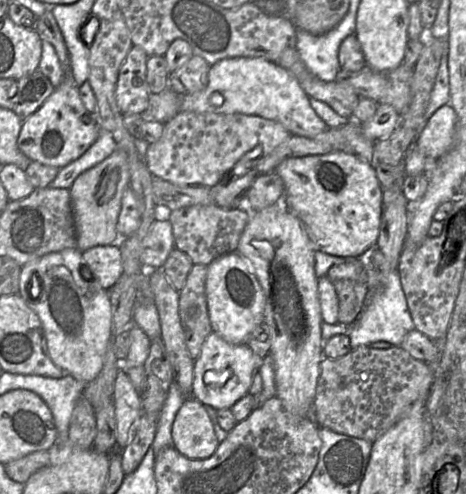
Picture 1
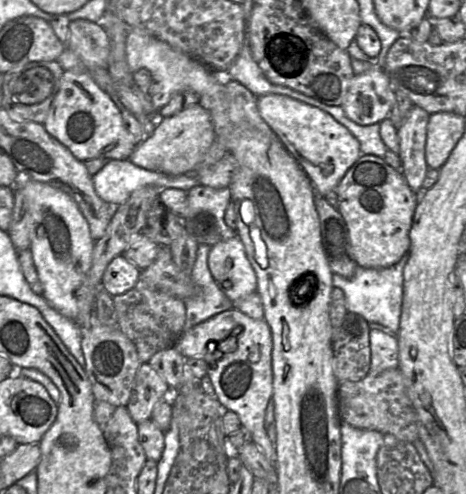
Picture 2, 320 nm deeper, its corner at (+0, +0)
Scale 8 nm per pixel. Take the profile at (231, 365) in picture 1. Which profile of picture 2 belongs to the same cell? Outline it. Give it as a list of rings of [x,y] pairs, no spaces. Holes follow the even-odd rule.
[[[232,307],[182,333],[174,348],[186,359],[202,358],[207,364],[216,398],[226,410],[235,412],[257,447],[275,468],[277,456],[275,446],[269,439],[265,428],[265,412],[273,395],[272,335],[264,319],[253,319]],[[230,337],[236,338],[234,351],[222,352],[217,348],[219,342]]]

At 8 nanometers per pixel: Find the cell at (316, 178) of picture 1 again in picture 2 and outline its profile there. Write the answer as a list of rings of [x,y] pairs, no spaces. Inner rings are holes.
[[[362,154],[347,171],[335,189],[338,211],[343,216],[349,232],[353,258],[358,266],[384,269],[398,263],[410,249],[410,229],[418,201],[429,189],[421,188],[417,193],[408,185],[401,172],[388,165],[383,158]]]

